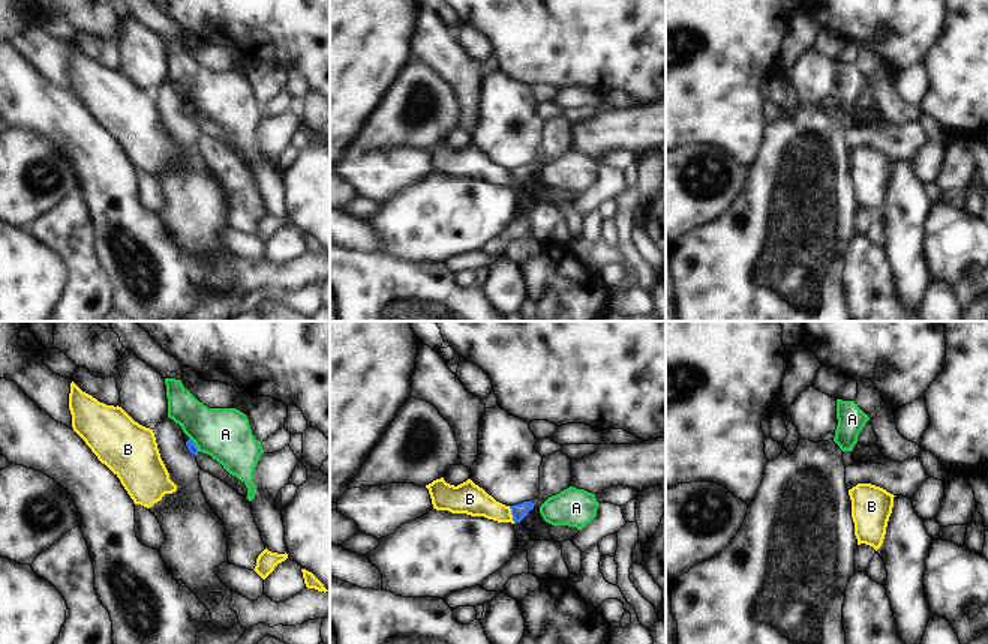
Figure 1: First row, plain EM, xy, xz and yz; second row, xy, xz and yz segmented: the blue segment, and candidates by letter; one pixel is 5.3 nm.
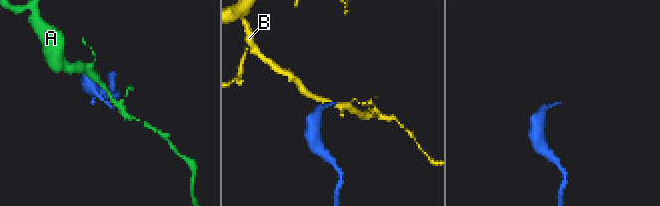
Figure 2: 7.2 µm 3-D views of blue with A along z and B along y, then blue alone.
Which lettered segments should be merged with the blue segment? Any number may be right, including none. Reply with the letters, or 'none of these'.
none of these

